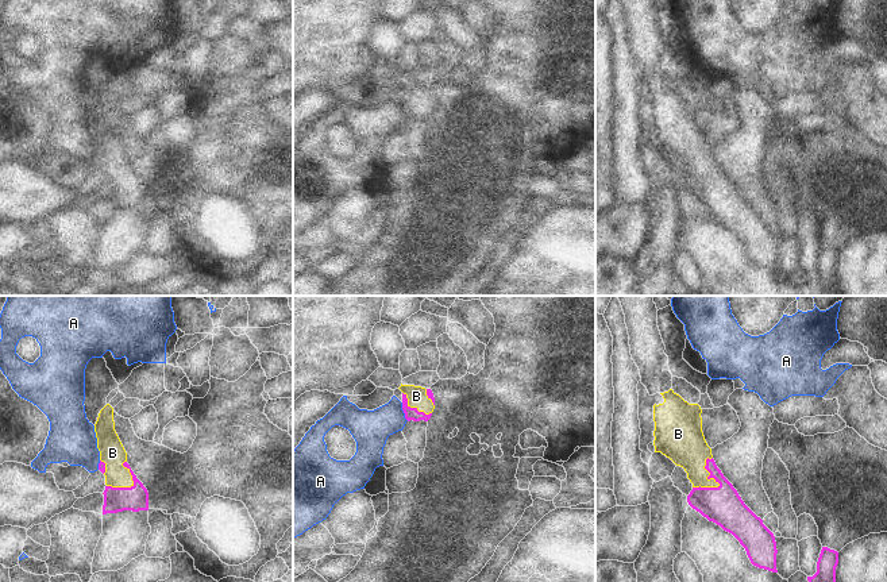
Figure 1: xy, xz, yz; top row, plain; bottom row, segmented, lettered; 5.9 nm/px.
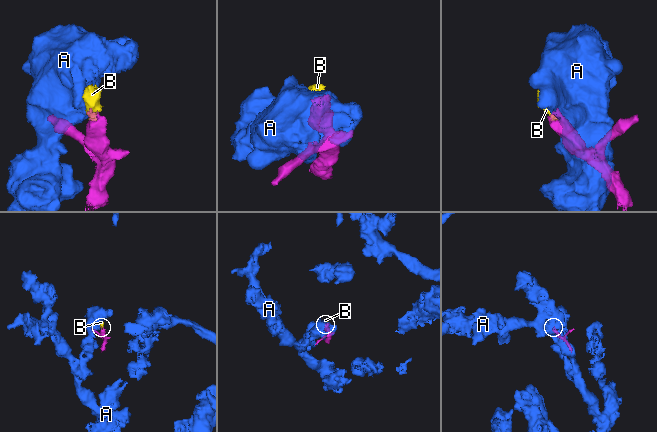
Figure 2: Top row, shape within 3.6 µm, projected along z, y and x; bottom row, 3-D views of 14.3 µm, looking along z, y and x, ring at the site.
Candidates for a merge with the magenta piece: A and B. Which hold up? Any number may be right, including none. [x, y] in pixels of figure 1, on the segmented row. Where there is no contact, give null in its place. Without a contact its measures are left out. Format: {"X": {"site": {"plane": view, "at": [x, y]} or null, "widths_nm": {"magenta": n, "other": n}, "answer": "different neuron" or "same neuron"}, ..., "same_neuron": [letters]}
{"A": {"site": {"plane": "xz", "at": [404, 412]}, "widths_nm": {"magenta": 80, "other": 220}, "answer": "different neuron"}, "B": {"site": {"plane": "yz", "at": [717, 481]}, "widths_nm": {"magenta": 220, "other": 220}, "answer": "same neuron"}, "same_neuron": ["B"]}

